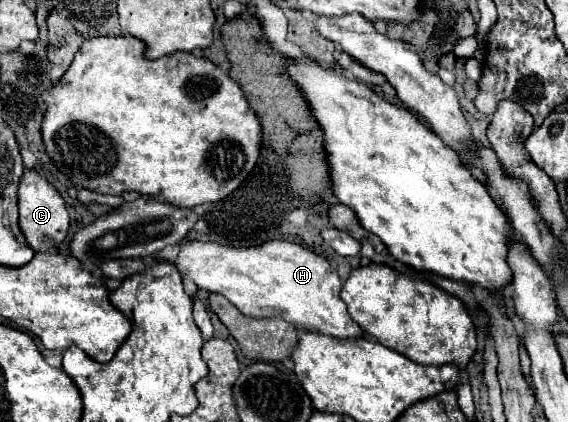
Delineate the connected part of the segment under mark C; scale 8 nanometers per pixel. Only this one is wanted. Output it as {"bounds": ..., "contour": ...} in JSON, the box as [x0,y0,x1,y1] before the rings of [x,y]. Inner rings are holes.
{"bounds":[18,168,70,252],"contour":[[[28,168],[24,170],[18,188],[18,206],[20,206],[20,228],[26,236],[28,246],[34,252],[54,252],[66,240],[70,228],[70,216],[64,206],[64,200],[58,194],[58,190],[50,186],[38,172]]]}

